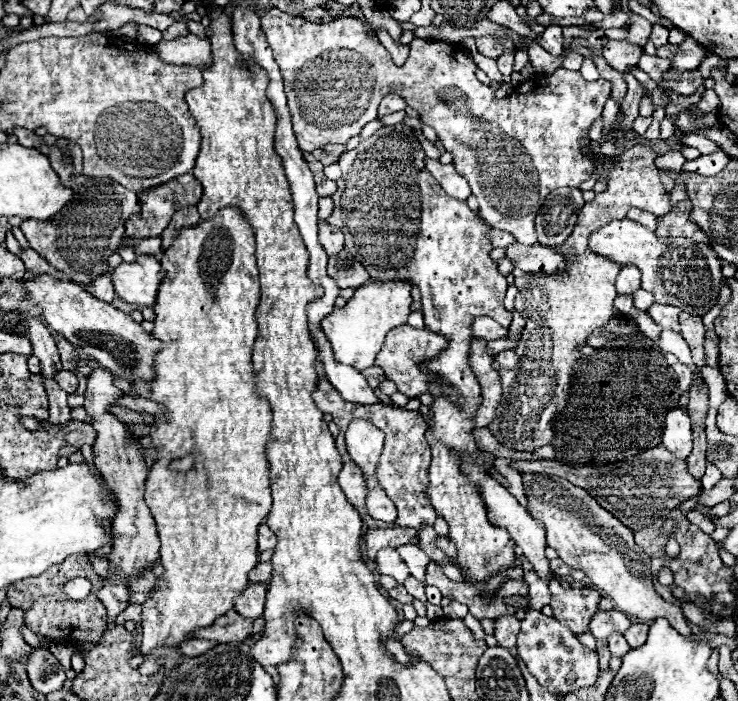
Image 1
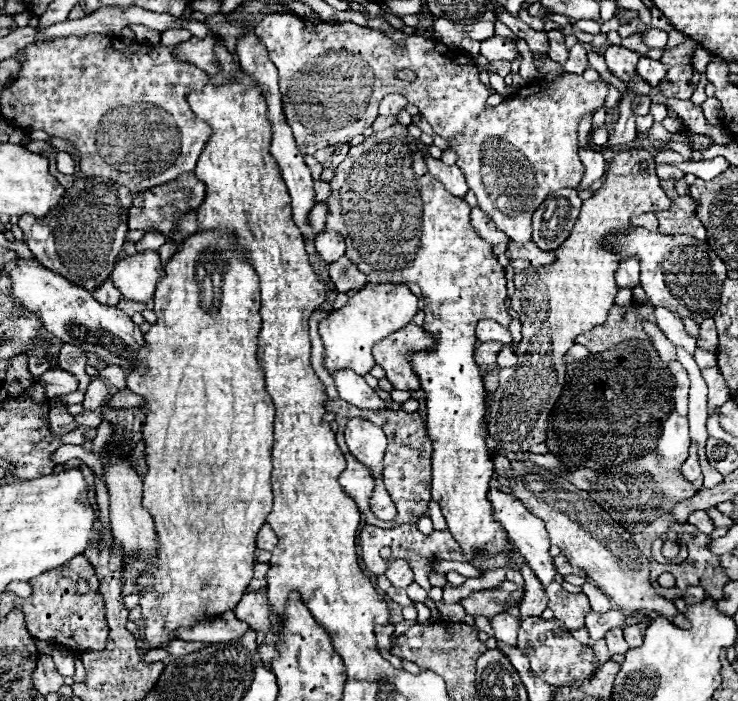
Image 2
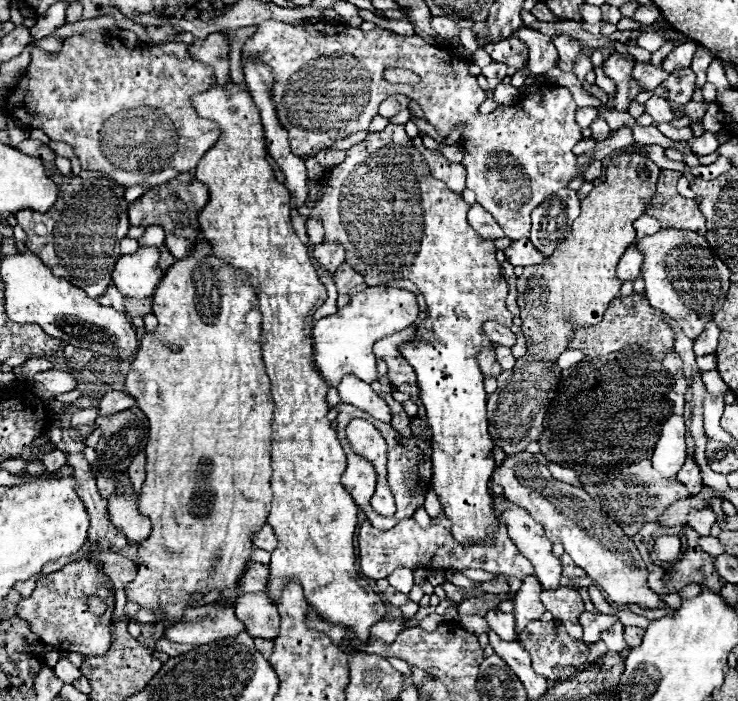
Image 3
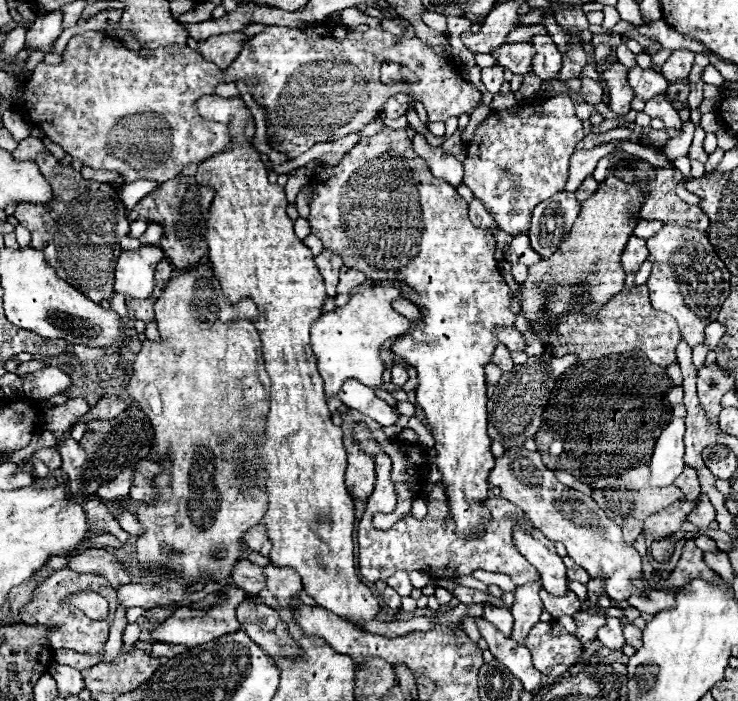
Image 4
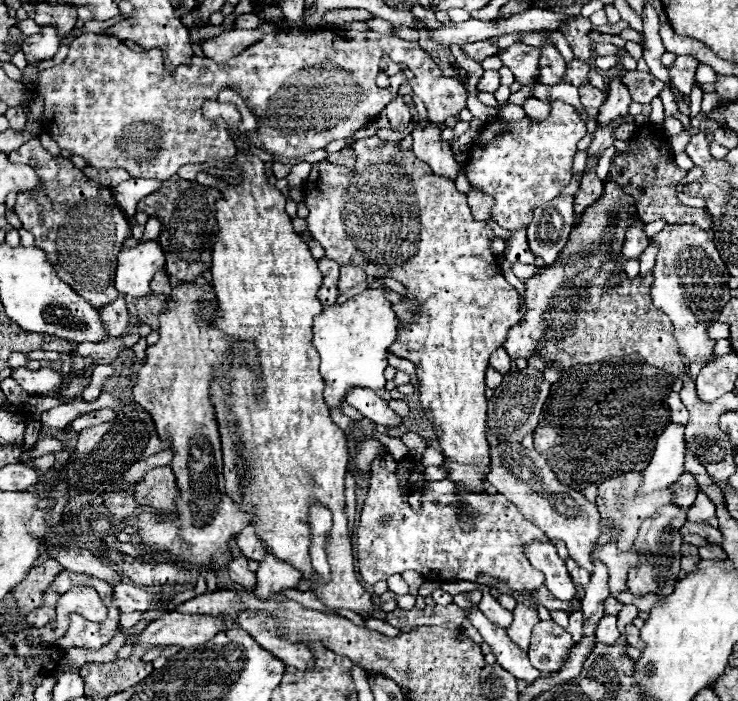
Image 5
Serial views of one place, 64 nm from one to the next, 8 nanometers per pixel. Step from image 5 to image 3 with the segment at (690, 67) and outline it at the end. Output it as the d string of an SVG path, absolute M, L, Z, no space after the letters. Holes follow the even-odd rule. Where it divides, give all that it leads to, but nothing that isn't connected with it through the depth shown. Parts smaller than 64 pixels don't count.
M680 44L666 56L666 60L662 62L662 68L668 70L668 74L672 74L674 70L682 70L688 68L692 62L692 56L696 52L696 44Z

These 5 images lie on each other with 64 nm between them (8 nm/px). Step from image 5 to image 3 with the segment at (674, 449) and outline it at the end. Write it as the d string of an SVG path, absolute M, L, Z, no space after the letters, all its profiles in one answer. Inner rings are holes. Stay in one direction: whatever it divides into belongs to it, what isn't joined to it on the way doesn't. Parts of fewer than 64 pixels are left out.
M670 416L664 424L660 438L652 454L652 466L662 478L676 478L678 470L686 462L686 426L682 416Z

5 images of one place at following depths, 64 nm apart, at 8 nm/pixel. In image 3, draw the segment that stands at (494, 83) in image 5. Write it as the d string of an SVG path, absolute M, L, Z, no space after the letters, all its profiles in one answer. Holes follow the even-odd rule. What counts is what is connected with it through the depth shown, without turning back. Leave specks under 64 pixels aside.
M492 62L492 64L488 64L488 66L484 66L484 68L482 68L482 76L486 76L486 80L488 80L490 88L494 88L498 82L502 82L502 78L506 76L506 70L508 70L508 66L506 66L506 64Z

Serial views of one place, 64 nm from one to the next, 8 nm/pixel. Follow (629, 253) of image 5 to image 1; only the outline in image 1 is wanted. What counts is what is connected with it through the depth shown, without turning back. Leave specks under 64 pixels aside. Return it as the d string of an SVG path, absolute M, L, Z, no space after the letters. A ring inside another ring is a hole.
M620 266L620 274L616 276L618 294L634 294L640 288L640 274L636 266Z

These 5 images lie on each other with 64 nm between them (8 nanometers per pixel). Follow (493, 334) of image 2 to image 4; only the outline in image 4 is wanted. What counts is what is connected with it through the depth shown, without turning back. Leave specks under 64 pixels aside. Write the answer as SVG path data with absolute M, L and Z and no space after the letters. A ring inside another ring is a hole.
M504 328L498 334L498 340L510 350L510 352L524 352L526 350L526 338L522 336L522 332L518 332L518 328Z

